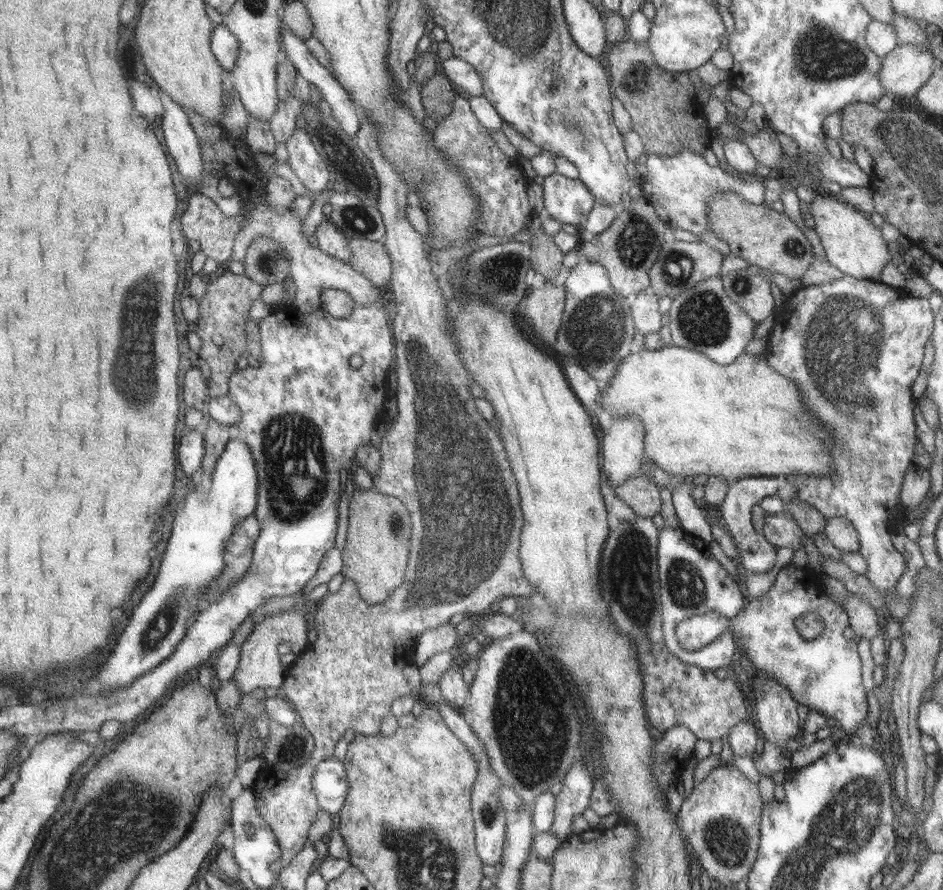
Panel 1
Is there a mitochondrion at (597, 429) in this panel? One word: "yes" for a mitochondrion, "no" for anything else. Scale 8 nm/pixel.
no

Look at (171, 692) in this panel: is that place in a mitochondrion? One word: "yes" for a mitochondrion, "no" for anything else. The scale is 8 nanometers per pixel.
no

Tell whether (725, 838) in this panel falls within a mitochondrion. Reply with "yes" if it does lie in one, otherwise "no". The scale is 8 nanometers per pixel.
yes

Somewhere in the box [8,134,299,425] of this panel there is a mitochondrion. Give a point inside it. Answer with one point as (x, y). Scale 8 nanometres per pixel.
(265, 262)

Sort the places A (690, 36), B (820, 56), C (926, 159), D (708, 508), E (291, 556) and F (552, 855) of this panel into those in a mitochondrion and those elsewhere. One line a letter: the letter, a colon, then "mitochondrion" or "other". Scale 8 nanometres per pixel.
A: other
B: mitochondrion
C: mitochondrion
D: other
E: other
F: other

